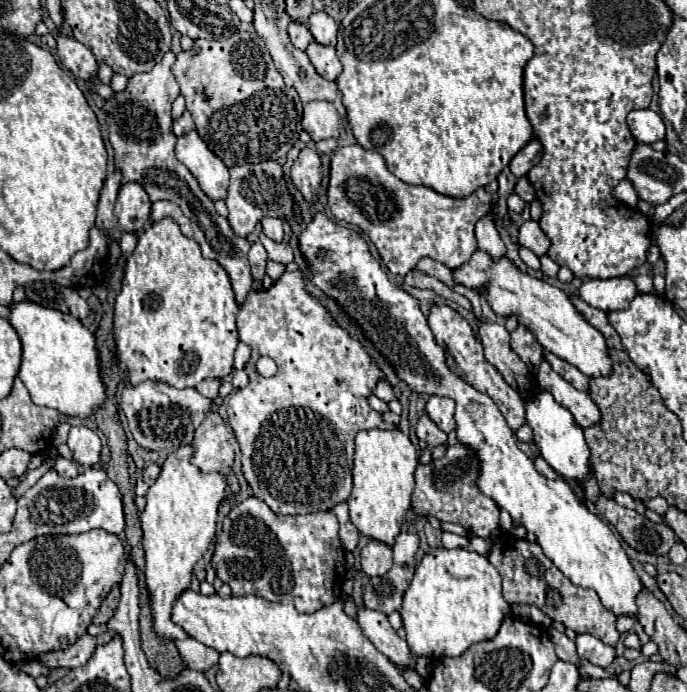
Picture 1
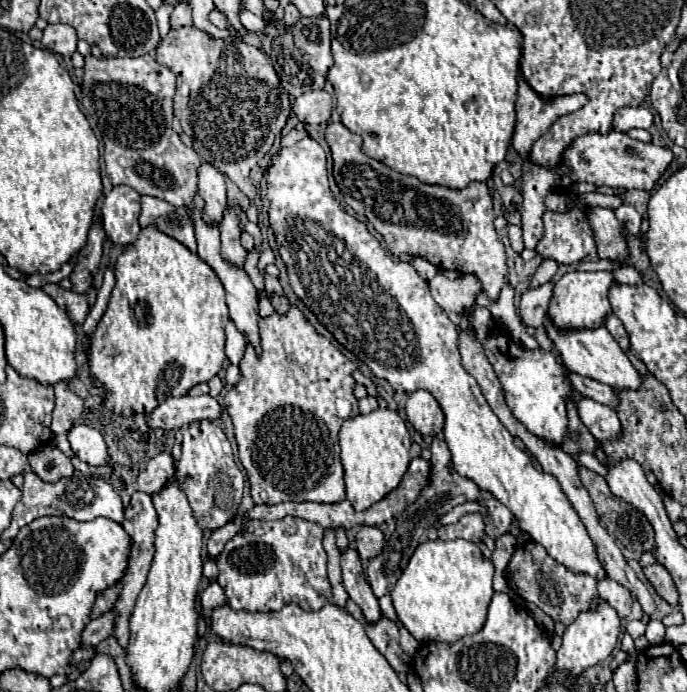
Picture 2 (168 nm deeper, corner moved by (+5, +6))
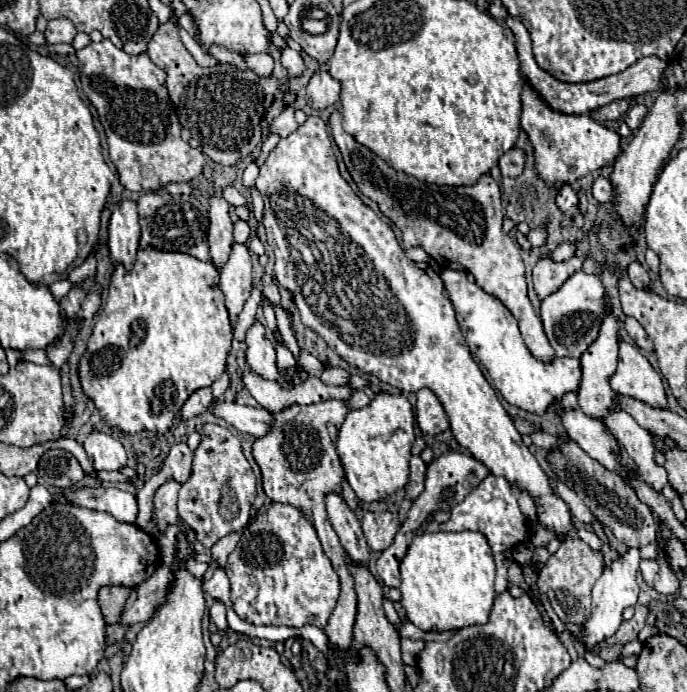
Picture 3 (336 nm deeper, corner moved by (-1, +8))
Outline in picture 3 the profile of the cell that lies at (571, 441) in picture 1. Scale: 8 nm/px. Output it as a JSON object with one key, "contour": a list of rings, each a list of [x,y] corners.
{"contour":[[[446,268],[442,270],[440,276],[452,300],[456,320],[460,324],[460,330],[464,334],[470,352],[488,370],[494,388],[504,396],[508,404],[524,408],[528,412],[544,414],[556,398],[562,398],[566,392],[578,390],[580,376],[582,376],[580,360],[556,358],[552,364],[540,364],[540,360],[536,360],[528,352],[518,322],[512,316],[512,312],[502,304],[502,300],[484,292],[478,284],[468,282],[464,272]]]}

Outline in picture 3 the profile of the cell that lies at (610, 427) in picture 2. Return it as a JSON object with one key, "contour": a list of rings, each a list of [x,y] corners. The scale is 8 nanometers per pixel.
{"contour":[[[614,410],[606,418],[606,426],[614,434],[614,438],[624,446],[628,456],[636,462],[640,476],[648,480],[648,484],[652,484],[656,490],[662,490],[668,484],[668,478],[666,468],[654,462],[654,436],[646,428],[638,426],[636,420],[624,410]]]}

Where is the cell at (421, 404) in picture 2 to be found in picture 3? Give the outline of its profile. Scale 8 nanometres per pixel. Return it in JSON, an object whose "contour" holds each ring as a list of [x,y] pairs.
{"contour":[[[422,388],[416,392],[416,398],[416,422],[424,434],[436,436],[450,428],[448,416],[432,390]]]}

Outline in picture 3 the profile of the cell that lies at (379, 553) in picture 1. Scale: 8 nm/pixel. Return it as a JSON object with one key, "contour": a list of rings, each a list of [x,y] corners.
{"contour":[[[366,512],[362,518],[362,530],[370,550],[386,550],[400,528],[394,512]]]}

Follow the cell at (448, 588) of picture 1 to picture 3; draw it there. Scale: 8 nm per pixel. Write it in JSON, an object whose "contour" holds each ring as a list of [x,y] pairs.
{"contour":[[[468,530],[416,534],[400,562],[400,574],[400,604],[418,628],[444,632],[488,622],[494,604],[496,564],[484,534]]]}

